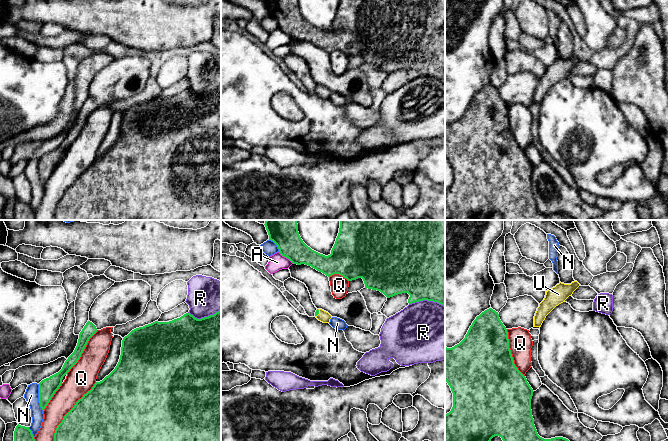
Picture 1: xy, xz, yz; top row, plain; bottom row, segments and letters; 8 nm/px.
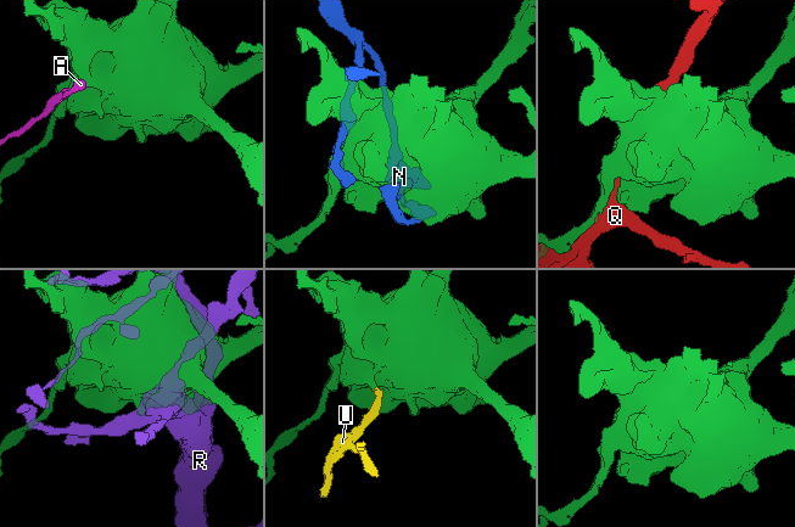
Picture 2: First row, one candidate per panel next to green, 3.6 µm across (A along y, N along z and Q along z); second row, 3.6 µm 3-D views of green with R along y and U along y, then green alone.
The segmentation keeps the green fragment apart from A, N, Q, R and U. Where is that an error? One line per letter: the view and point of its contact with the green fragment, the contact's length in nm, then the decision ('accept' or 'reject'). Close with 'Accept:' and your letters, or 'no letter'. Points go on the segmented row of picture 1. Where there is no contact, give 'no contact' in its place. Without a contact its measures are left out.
A: contact xz (286, 257); length 160 nm; reject
N: contact xy (39, 397); length 220 nm; reject
Q: contact xy (69, 411); length 600 nm; reject
R: contact xz (427, 300); length 280 nm; reject
U: contact xz (318, 313); length 70 nm; accept
Accept: U

